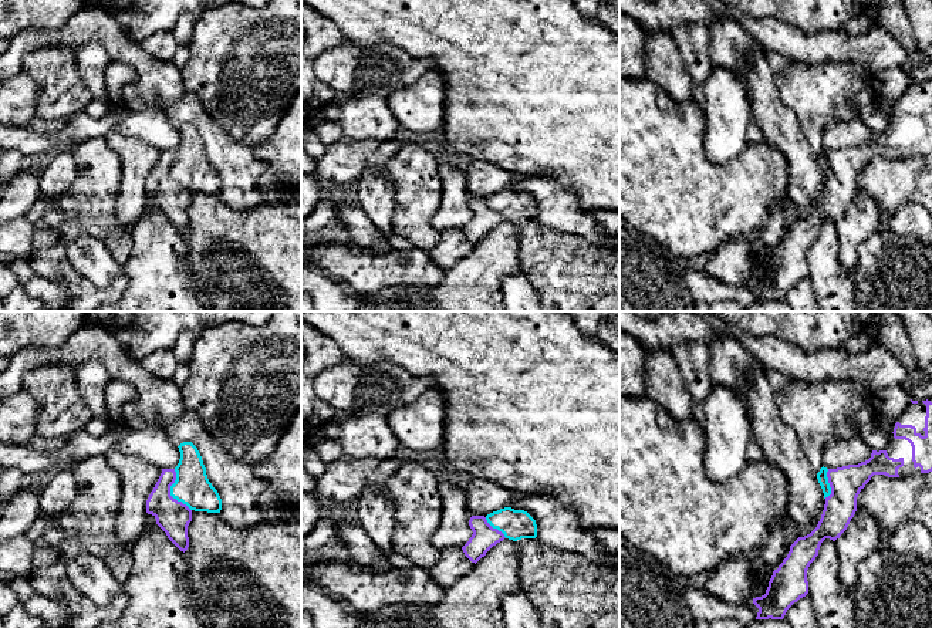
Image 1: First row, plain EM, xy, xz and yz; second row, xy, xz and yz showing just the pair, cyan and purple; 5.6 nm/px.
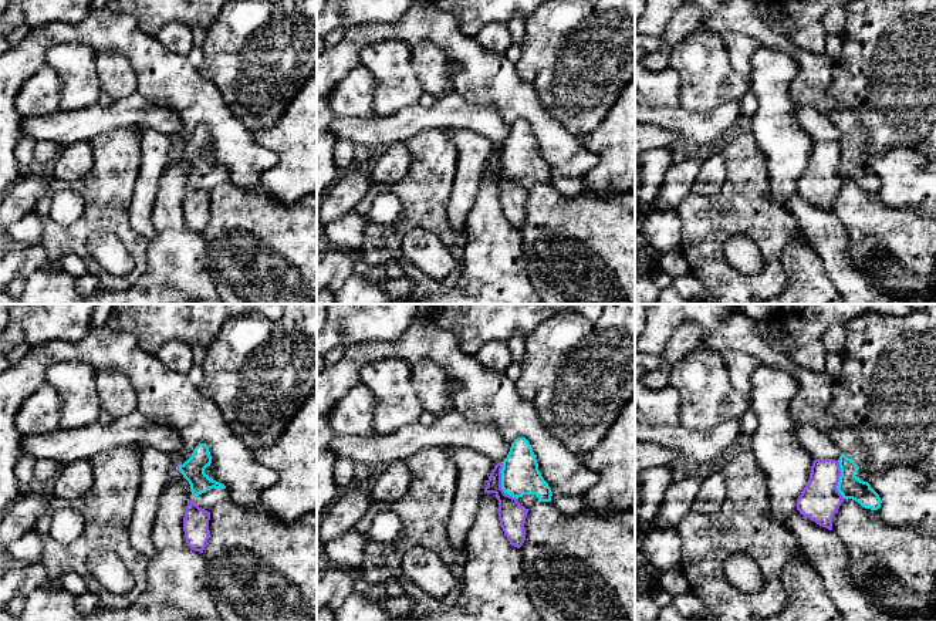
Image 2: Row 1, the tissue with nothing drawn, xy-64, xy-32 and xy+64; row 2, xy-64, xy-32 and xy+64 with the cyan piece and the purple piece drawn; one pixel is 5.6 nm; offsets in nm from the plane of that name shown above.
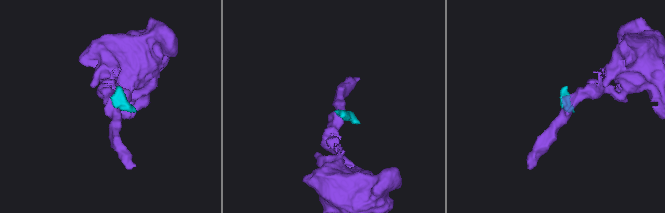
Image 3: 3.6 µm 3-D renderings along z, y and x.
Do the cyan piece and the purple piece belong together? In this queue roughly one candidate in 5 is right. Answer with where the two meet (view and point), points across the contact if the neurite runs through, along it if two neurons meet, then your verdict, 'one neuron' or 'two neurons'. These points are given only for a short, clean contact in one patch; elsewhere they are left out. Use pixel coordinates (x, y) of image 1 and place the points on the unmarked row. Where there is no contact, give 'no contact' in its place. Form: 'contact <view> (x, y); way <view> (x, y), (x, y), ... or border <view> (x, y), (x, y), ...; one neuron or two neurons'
contact xy (171, 174); border xy (174, 151), (175, 161), (171, 168), (171, 176), (191, 192); two neurons

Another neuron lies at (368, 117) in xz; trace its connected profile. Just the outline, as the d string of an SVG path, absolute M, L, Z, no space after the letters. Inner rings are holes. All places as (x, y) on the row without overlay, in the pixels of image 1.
M378 95L345 97L338 102L342 134L348 138L395 139L401 125L396 122L388 98Z

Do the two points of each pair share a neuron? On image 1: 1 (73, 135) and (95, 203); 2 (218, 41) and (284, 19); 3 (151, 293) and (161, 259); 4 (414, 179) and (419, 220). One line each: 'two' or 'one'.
1: two
2: one
3: one
4: one

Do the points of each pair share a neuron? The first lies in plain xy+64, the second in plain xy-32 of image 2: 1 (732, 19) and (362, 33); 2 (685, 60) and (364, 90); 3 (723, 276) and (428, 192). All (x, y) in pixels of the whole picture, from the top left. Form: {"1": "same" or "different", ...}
{"1": "same", "2": "different", "3": "same"}

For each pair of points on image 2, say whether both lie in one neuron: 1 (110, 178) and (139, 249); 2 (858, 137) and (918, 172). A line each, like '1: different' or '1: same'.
1: same
2: different

